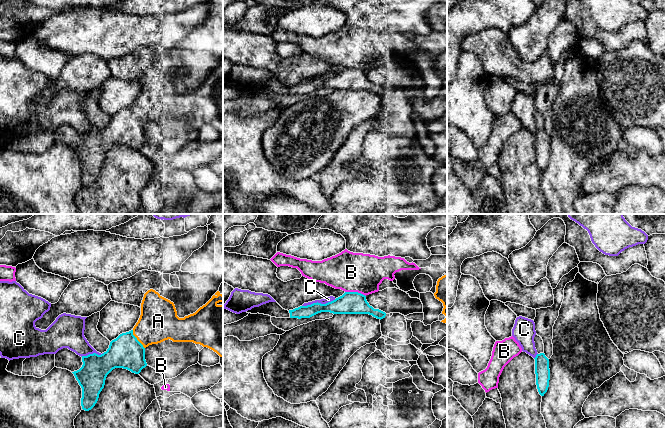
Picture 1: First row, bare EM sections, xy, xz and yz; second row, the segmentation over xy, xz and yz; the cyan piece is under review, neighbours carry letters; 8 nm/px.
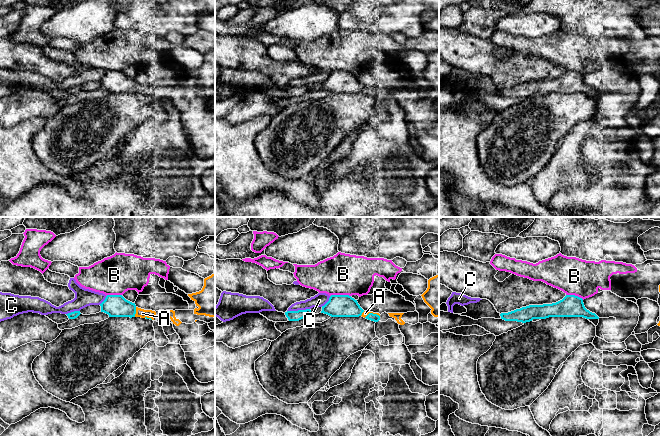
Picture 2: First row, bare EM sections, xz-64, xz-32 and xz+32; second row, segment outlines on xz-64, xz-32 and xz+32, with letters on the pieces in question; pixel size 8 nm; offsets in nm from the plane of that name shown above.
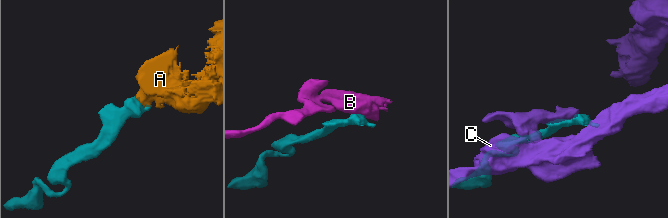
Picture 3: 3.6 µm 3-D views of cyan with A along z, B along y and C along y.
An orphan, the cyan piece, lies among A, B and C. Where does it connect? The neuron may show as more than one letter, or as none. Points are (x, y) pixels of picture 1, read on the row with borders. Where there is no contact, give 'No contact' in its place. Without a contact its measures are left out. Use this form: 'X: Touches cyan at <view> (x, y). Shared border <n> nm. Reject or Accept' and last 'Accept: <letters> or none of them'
A: Touches cyan at xy (136, 339). Shared border 180 nm. Accept
B: Touches cyan at xz (355, 292). Shared border 170 nm. Reject
C: Touches cyan at xz (318, 303). Shared border 280 nm. Reject
Accept: A

